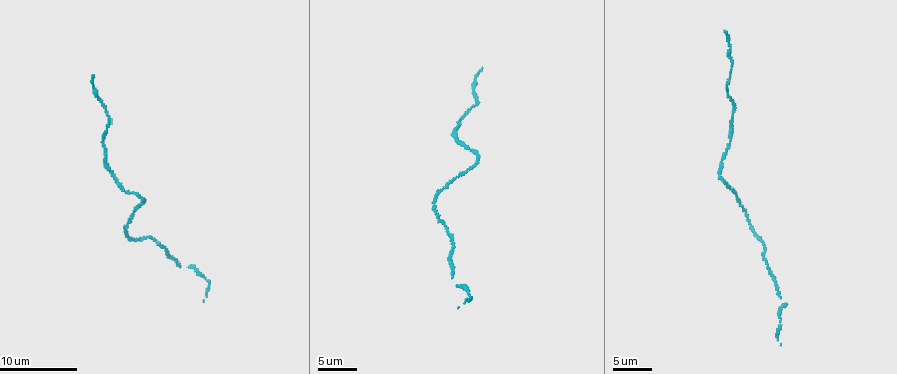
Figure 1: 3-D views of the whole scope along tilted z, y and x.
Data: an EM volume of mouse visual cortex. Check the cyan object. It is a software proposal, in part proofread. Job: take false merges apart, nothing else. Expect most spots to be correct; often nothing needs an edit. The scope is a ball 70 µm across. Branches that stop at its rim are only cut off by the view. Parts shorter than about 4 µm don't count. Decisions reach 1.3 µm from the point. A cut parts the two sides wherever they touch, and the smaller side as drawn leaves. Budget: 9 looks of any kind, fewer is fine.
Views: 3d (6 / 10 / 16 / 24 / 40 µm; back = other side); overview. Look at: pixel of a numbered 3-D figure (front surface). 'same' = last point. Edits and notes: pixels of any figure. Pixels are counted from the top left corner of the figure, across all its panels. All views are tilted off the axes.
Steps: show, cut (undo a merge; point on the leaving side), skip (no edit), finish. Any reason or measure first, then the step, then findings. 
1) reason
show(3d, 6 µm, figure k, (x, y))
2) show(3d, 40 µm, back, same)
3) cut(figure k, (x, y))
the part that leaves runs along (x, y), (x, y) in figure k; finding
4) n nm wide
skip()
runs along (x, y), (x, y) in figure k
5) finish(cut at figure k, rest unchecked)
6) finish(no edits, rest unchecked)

show(3d, 16 µm, figure 1, (460, 175))

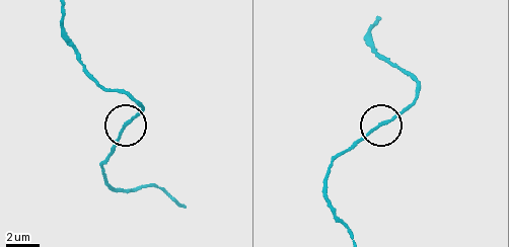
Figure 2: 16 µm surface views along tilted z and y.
150 nm wide
skip()
continuous, no second neuron

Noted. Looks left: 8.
narrows sharply
show(3d, 10 µm, figure 1, (721, 165))

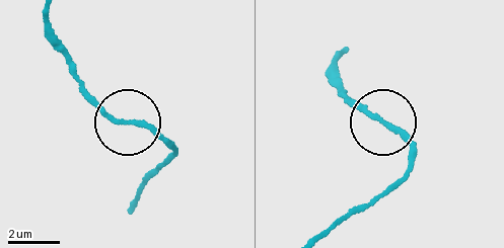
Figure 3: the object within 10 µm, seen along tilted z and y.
show(3d, 6 µm, figure 3, (382, 123))

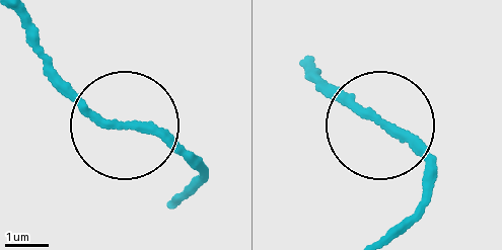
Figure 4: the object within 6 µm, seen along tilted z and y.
skip()
runs along (169, 196), (196, 177), (197, 159), (90, 115), (36, 48) in figure 4; all the same neuron

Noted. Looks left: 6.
calibre changes
show(3d, 6 µm, figure 1, (139, 239))

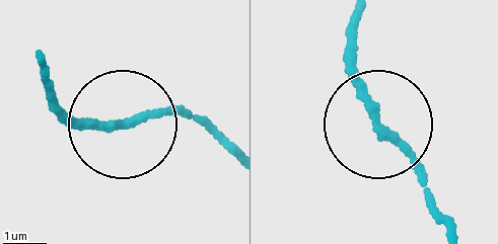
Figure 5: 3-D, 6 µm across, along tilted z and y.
skip()
runs along (40, 65), (45, 95), (89, 118), (176, 114), (214, 127) in figure 5; one neuron here

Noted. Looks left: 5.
sudden change in width
show(3d, 10 µm, figure 1, (456, 130))

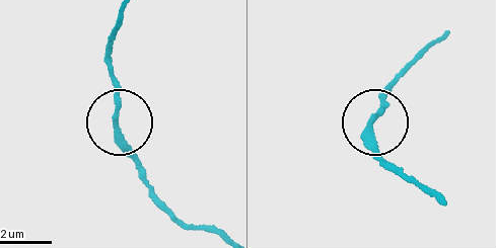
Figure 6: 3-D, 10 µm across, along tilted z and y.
skip()
one neuron here

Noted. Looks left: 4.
finish(no edits, rest unchecked)

